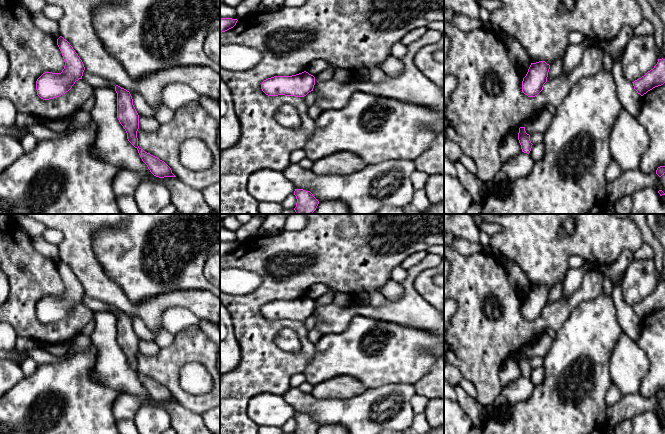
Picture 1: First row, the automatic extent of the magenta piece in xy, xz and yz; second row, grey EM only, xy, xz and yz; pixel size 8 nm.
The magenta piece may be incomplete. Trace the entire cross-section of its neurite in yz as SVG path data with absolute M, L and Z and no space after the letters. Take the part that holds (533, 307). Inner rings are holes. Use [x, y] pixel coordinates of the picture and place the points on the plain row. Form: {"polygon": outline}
{"polygon": "M557 283L550 290L545 285L531 287L522 305L522 316L528 321L537 320L544 308L563 296L563 283Z"}

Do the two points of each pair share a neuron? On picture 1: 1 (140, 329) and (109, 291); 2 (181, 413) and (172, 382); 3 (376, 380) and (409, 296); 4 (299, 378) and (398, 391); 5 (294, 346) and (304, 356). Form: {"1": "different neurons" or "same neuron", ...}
{"1": "different neurons", "2": "different neurons", "3": "different neurons", "4": "different neurons", "5": "different neurons"}

